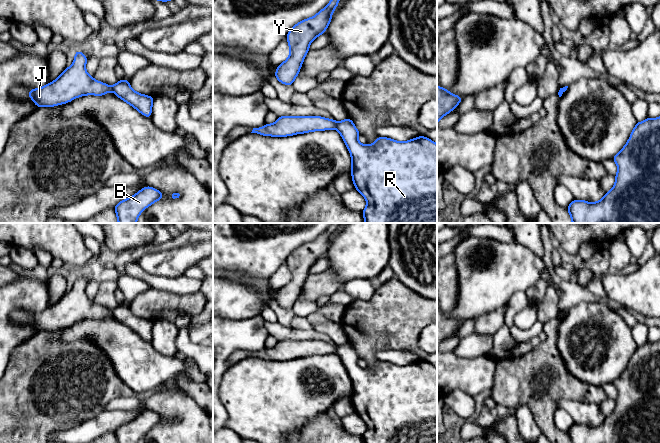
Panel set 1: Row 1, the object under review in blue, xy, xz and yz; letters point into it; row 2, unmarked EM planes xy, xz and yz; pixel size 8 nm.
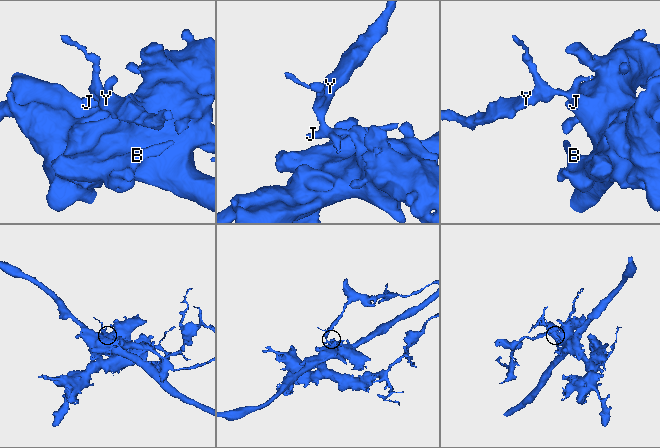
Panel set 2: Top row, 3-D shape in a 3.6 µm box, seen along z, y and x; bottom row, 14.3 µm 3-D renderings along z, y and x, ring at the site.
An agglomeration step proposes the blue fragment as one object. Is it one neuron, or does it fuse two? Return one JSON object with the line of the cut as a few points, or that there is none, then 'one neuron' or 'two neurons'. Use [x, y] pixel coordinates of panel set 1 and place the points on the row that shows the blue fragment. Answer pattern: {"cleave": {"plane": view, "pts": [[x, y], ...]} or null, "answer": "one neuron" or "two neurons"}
{"cleave": {"plane": "xz", "pts": [[337, 122], [335, 127]]}, "answer": "two neurons"}

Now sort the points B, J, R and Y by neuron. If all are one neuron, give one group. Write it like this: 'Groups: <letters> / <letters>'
Groups: B R / J Y

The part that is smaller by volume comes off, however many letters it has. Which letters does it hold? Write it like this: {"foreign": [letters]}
{"foreign": ["J", "Y"]}

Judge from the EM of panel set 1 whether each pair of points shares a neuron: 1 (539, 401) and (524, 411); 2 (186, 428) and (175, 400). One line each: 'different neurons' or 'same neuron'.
1: different neurons
2: same neuron

